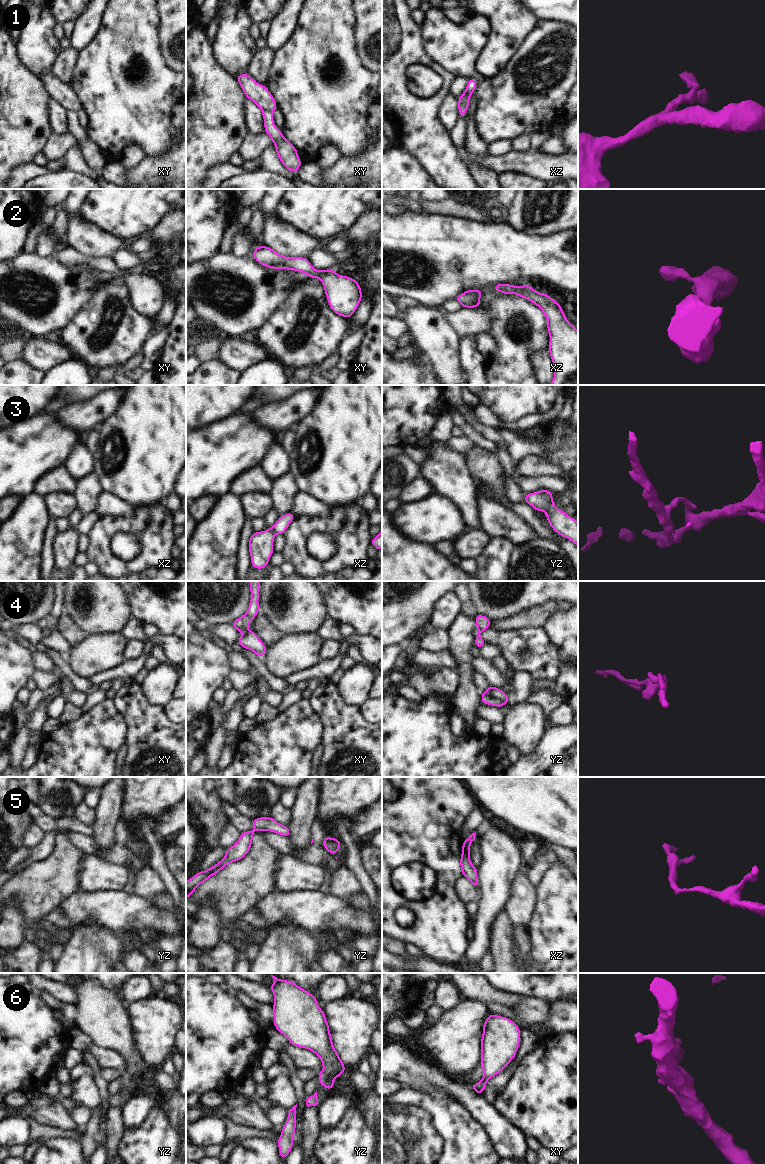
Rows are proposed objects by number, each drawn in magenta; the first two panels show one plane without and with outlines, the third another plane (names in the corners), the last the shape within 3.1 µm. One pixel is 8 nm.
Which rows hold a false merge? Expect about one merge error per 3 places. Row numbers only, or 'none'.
1, 3

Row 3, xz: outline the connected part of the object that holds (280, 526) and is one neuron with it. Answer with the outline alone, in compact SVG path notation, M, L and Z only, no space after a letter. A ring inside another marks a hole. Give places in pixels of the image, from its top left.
M291 512L280 516L278 520L274 523L274 525L271 527L271 530L275 534L280 534L283 536L288 526L295 519L295 517L296 516L294 516Z

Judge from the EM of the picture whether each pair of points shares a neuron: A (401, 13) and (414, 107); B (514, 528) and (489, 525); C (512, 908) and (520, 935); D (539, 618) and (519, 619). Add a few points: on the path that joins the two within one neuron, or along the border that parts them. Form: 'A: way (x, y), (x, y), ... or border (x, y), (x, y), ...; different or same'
A: way (403, 36), (402, 47), (398, 54), (398, 84); same
B: way (508, 525), (495, 525); same
C: border (513, 923), (519, 924), (526, 930); different
D: way (534, 618), (524, 619); same

